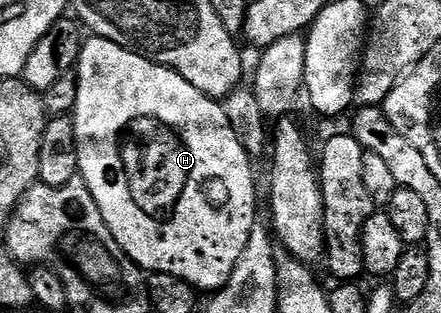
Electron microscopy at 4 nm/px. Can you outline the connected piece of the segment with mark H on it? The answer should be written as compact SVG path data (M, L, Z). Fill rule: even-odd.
M88 36L83 43L77 66L77 103L73 120L75 122L75 138L77 139L77 159L79 160L79 176L89 187L109 231L115 241L126 251L127 256L148 274L168 273L185 279L196 290L211 289L218 291L231 280L235 268L239 265L241 255L247 250L249 235L257 223L255 217L255 173L251 170L253 159L234 134L229 119L226 118L224 106L214 97L206 97L193 83L189 83L177 71L166 69L156 61L145 59L141 54L127 49L124 45L113 43L104 37Z

